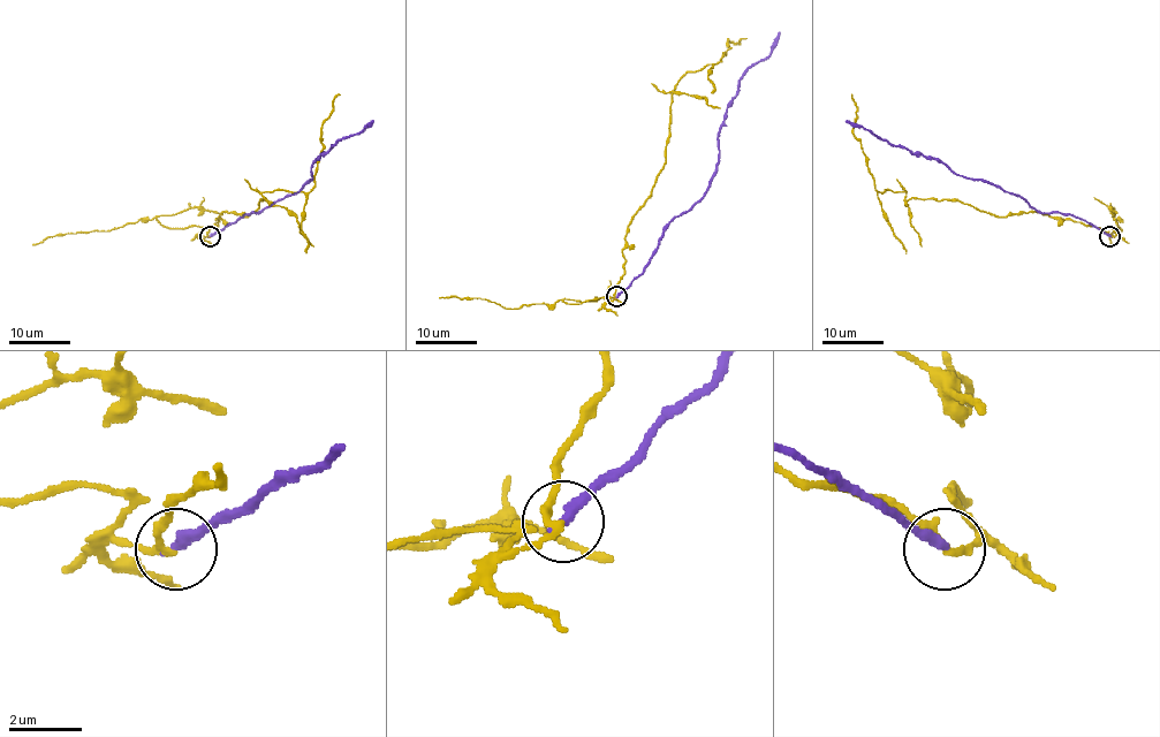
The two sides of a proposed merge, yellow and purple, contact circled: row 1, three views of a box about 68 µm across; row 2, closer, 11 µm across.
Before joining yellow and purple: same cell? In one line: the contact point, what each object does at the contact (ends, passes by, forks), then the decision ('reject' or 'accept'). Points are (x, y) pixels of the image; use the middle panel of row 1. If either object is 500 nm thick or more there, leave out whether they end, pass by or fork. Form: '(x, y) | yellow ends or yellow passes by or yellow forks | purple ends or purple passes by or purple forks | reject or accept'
(616, 296) | yellow passes by | purple ends | reject

